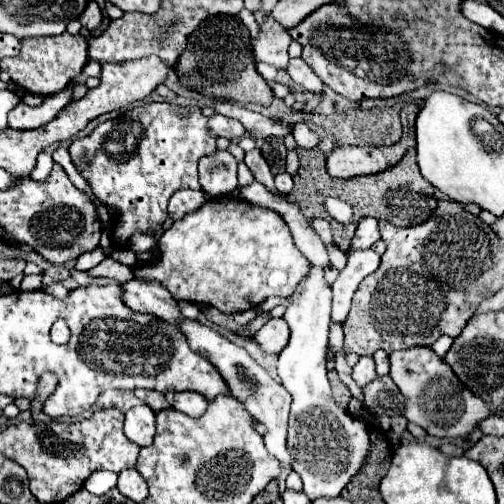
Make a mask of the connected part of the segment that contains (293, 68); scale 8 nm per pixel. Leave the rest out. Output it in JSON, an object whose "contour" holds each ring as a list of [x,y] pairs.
{"contour":[[[301,57],[289,61],[287,73],[289,73],[289,77],[291,77],[297,85],[301,85],[303,89],[307,89],[307,91],[311,91],[311,93],[323,93],[323,81],[315,75],[315,71],[313,71]]]}

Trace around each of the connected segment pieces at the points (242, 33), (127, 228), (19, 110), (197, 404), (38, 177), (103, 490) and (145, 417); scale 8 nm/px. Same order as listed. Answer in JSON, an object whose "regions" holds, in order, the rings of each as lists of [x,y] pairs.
{"regions":[[[[213,15],[207,17],[191,35],[185,51],[181,53],[175,73],[183,87],[195,91],[199,95],[239,101],[239,103],[259,103],[271,105],[273,91],[267,81],[257,73],[253,53],[251,53],[249,31],[239,17],[233,15]]],[[[151,103],[145,107],[135,107],[121,113],[117,119],[105,121],[89,137],[75,139],[69,147],[73,165],[77,171],[87,179],[95,197],[105,203],[107,207],[115,209],[115,229],[113,229],[113,243],[115,247],[125,247],[135,233],[155,235],[157,229],[167,219],[167,203],[171,195],[179,189],[193,189],[201,191],[199,175],[197,175],[197,161],[203,155],[215,151],[217,137],[209,129],[209,119],[203,115],[199,107],[179,107],[173,103]]],[[[65,89],[63,93],[55,93],[51,97],[45,97],[39,107],[29,107],[25,103],[19,103],[9,113],[9,127],[19,131],[39,129],[47,125],[51,119],[57,117],[57,113],[71,101],[71,89]]],[[[195,391],[175,393],[175,403],[173,403],[173,407],[175,407],[177,411],[181,411],[181,413],[191,415],[191,417],[203,415],[205,409],[207,409],[207,405],[209,405],[209,401],[207,401],[203,395],[195,393]]],[[[41,153],[41,155],[37,157],[37,165],[35,165],[35,169],[31,171],[31,179],[35,179],[35,181],[43,181],[43,179],[51,173],[51,167],[53,167],[53,159],[51,159],[51,155],[49,155],[49,153]]],[[[95,471],[85,481],[85,489],[95,495],[107,495],[111,491],[111,487],[115,489],[116,485],[117,473],[113,473],[113,471]]],[[[137,405],[125,413],[125,435],[139,447],[147,447],[155,435],[155,413],[147,405]]]]}

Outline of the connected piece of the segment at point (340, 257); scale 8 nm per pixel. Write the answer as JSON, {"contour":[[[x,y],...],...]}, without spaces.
{"contour":[[[327,247],[327,251],[329,251],[331,267],[343,271],[343,267],[345,267],[345,253],[343,253],[339,247]]]}

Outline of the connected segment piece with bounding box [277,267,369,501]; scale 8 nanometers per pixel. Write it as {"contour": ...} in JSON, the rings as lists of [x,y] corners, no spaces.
{"contour":[[[311,267],[307,279],[303,279],[303,285],[299,285],[293,293],[293,303],[283,313],[283,319],[291,329],[291,337],[277,361],[281,385],[293,397],[287,449],[293,455],[293,471],[303,479],[303,493],[311,501],[339,496],[349,479],[357,473],[359,465],[363,465],[363,459],[369,451],[369,435],[363,421],[367,415],[361,413],[359,419],[345,413],[331,395],[331,385],[327,379],[329,315],[331,287],[323,281],[323,269]]]}

